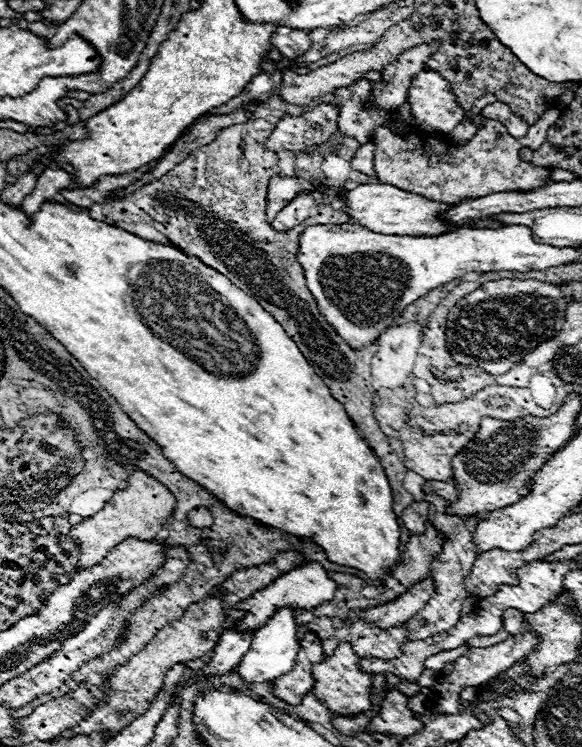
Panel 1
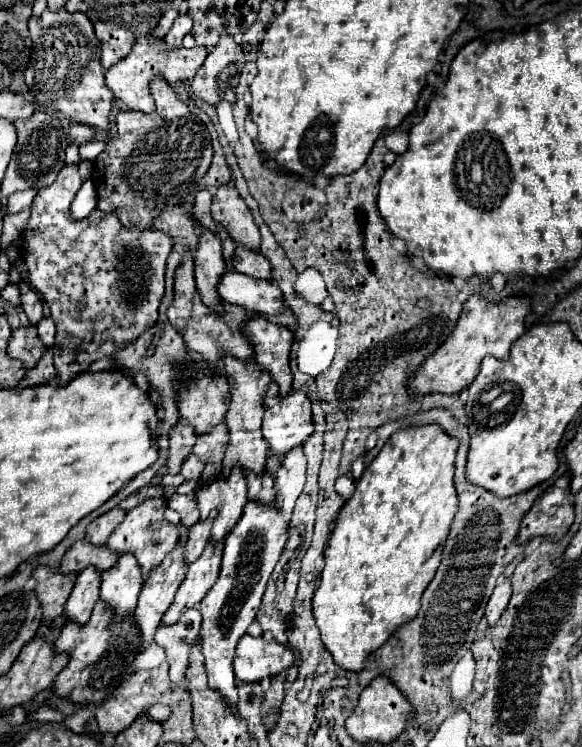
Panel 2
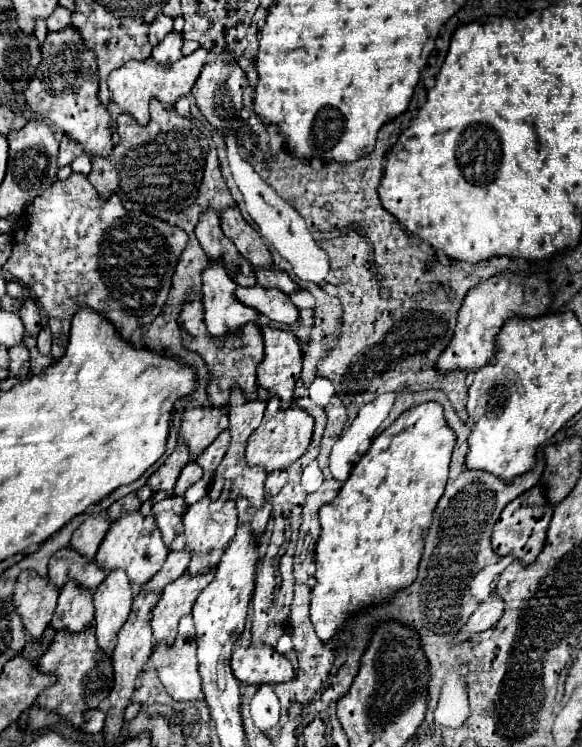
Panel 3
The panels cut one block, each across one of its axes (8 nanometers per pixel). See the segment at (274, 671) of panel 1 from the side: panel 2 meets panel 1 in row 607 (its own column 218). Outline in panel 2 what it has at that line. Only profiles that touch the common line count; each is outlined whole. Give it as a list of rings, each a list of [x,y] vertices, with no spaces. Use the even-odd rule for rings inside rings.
[[[226,272],[220,280],[220,288],[218,288],[220,296],[230,302],[230,304],[236,304],[236,306],[242,306],[254,314],[260,314],[260,316],[276,316],[276,314],[282,314],[284,312],[284,296],[280,296],[280,288],[278,284],[272,284],[272,282],[264,282],[264,280],[256,280],[252,276],[244,276],[244,274],[238,274],[238,272]]]

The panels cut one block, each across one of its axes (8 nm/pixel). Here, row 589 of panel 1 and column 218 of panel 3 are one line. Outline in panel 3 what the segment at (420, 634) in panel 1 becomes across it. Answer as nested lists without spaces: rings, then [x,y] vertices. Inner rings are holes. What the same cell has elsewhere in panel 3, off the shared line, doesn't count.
[[[224,430],[224,432],[220,432],[220,436],[218,436],[200,456],[196,456],[194,462],[204,470],[204,474],[212,474],[212,472],[218,468],[218,464],[222,462],[222,458],[224,458],[229,444],[230,432]]]

